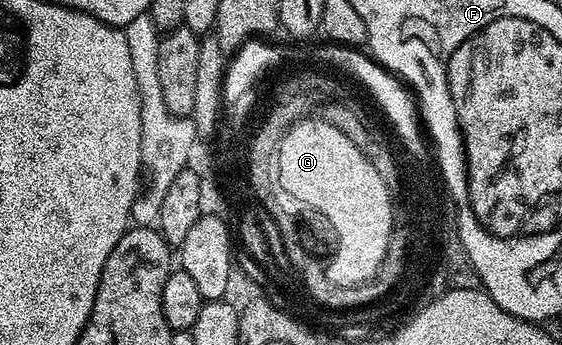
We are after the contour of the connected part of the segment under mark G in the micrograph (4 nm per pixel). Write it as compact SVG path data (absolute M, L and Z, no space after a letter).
M304 118L293 125L278 144L277 155L283 159L283 184L287 184L295 196L303 196L303 200L311 200L315 208L323 208L324 214L337 230L336 246L331 252L331 263L327 266L328 277L340 286L357 286L379 273L387 248L393 244L391 195L385 190L381 174L373 170L369 158L365 158L365 154L361 154L361 150L357 150L357 146L353 146L353 142L349 142L341 130L337 130L337 126L322 118L311 119Z

